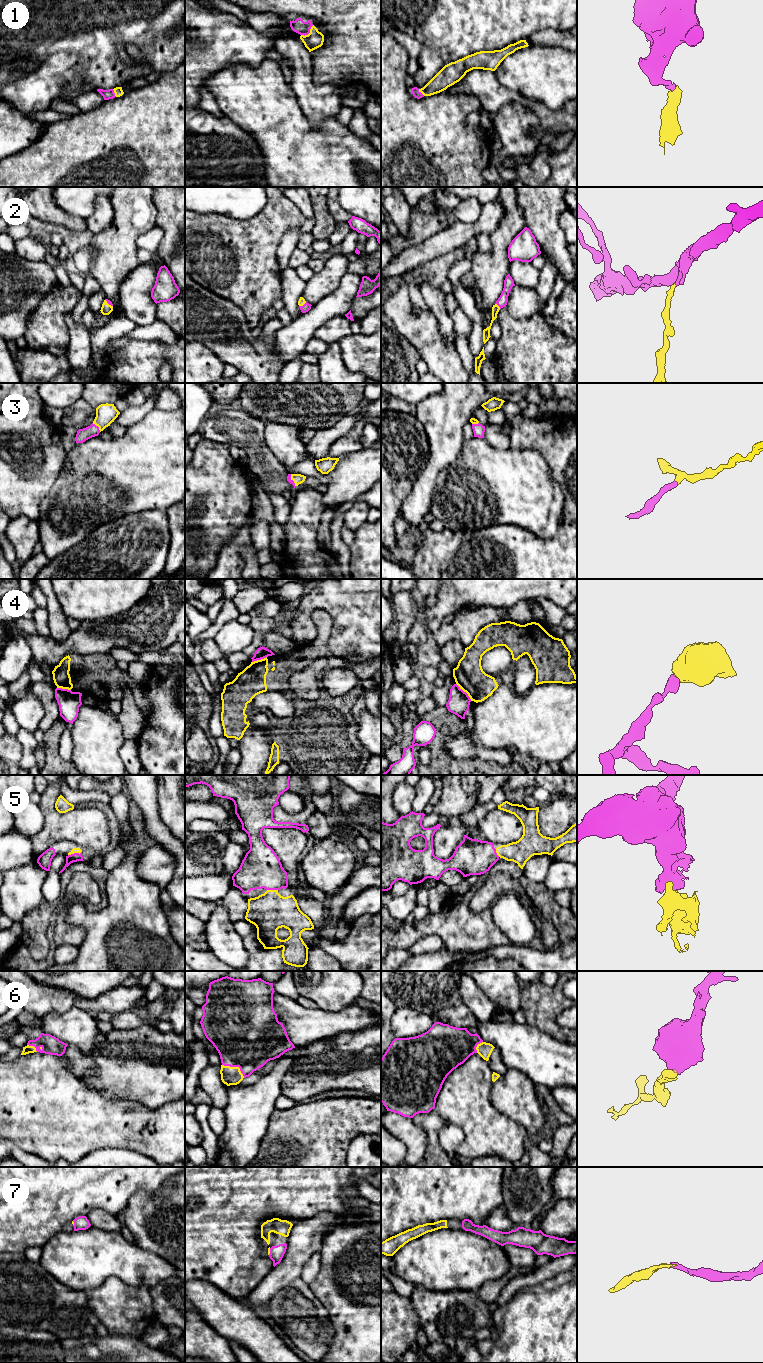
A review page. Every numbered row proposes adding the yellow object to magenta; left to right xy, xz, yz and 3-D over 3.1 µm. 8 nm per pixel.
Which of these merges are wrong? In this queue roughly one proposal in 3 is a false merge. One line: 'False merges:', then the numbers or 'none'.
False merges: 4

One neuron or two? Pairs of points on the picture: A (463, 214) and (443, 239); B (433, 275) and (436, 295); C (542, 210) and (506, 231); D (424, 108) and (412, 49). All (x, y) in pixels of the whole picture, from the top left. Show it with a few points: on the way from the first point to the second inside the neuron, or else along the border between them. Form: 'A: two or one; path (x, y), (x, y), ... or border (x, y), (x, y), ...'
A: two; border (480, 212), (479, 218), (471, 224), (458, 221)
B: two; border (419, 286), (428, 282), (439, 288)
C: two; border (516, 199), (522, 210), (526, 226)
D: two; border (394, 38), (403, 46), (409, 56)

